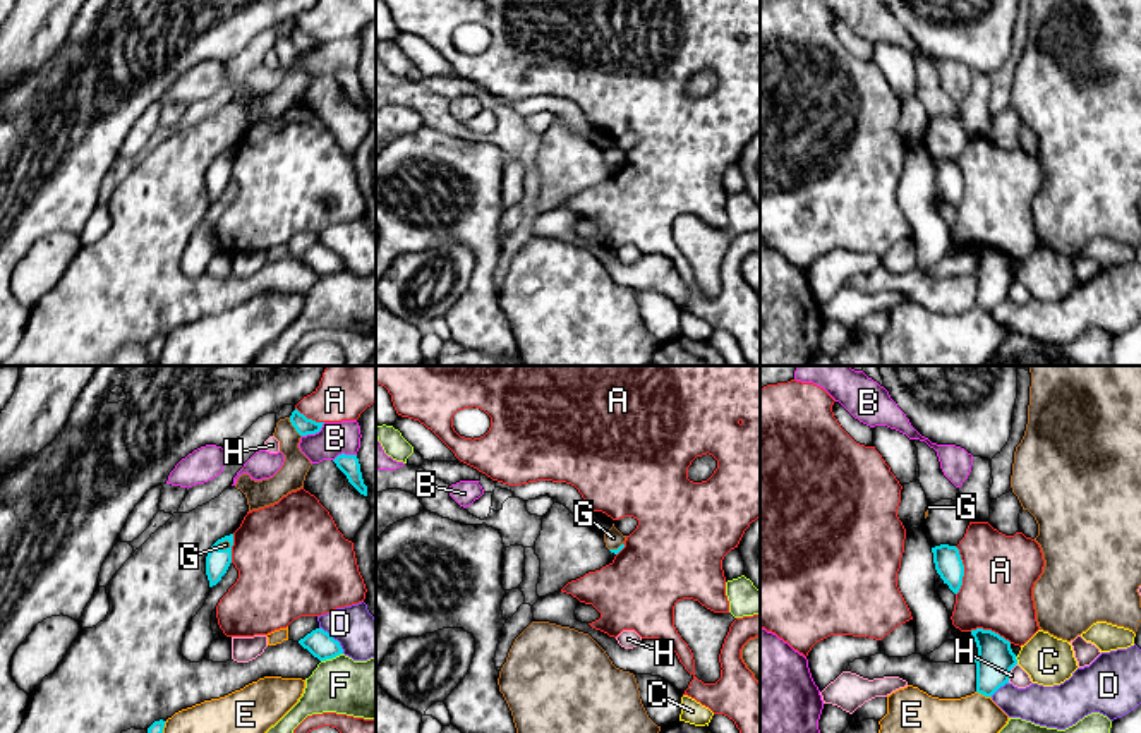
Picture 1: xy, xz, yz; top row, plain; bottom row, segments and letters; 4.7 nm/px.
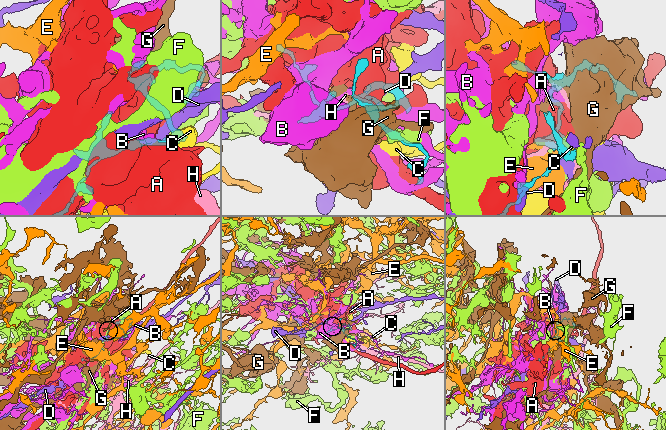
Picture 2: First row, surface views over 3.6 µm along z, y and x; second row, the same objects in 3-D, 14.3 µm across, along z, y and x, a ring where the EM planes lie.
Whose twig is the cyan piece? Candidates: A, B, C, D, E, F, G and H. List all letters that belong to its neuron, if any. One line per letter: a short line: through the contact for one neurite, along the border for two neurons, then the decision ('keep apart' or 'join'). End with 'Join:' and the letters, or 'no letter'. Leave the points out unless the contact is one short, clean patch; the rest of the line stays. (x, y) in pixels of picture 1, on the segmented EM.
A: keep apart
B: keep apart
C: keep apart
D: keep apart
E: keep apart
F: keep apart
G: join
H: keep apart
Join: G

